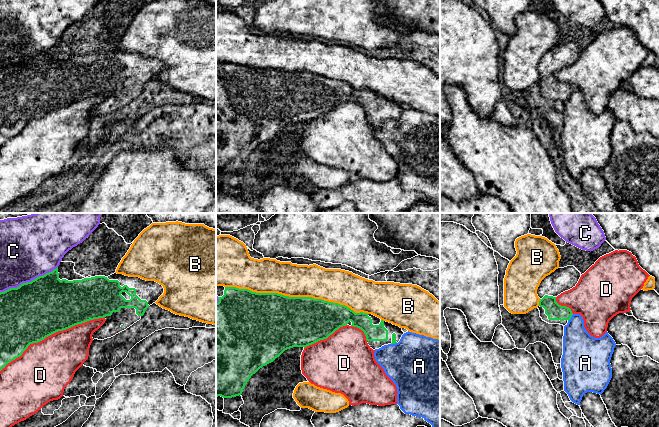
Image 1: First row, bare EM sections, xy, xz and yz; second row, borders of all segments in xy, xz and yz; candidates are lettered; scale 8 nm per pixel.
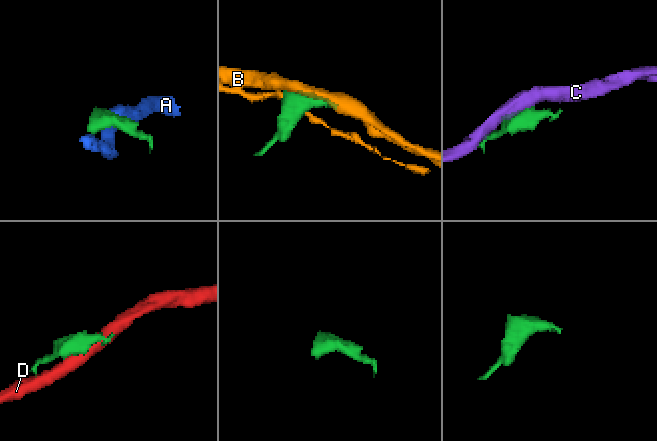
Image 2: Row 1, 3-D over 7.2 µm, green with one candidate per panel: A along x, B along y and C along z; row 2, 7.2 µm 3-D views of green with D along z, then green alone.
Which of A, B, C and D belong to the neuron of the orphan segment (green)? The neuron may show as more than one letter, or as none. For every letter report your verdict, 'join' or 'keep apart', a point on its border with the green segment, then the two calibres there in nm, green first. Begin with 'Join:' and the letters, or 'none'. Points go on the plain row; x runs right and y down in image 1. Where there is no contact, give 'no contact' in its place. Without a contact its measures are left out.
Join: none
A: keep apart | yz (570, 94) | 140/280 nm
B: keep apart | xz (296, 73) | 440/260 nm
C: keep apart | xy (28, 58) | 460/440 nm
D: keep apart | xy (51, 110) | 460/420 nm

